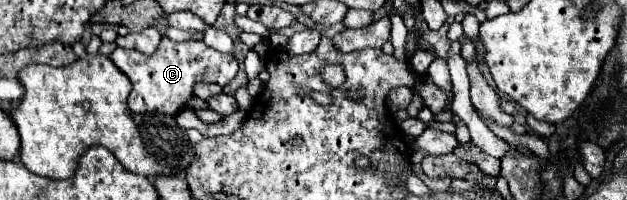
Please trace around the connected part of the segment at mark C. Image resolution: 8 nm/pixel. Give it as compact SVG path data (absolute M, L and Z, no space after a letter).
M162 36L162 42L154 56L144 56L138 50L116 48L110 54L110 60L132 82L128 106L136 114L160 112L160 114L174 116L186 106L186 100L192 96L196 82L202 80L202 82L214 82L214 84L226 86L238 72L238 62L234 60L234 56L212 50L204 42L196 42L196 40L174 42L168 36Z

